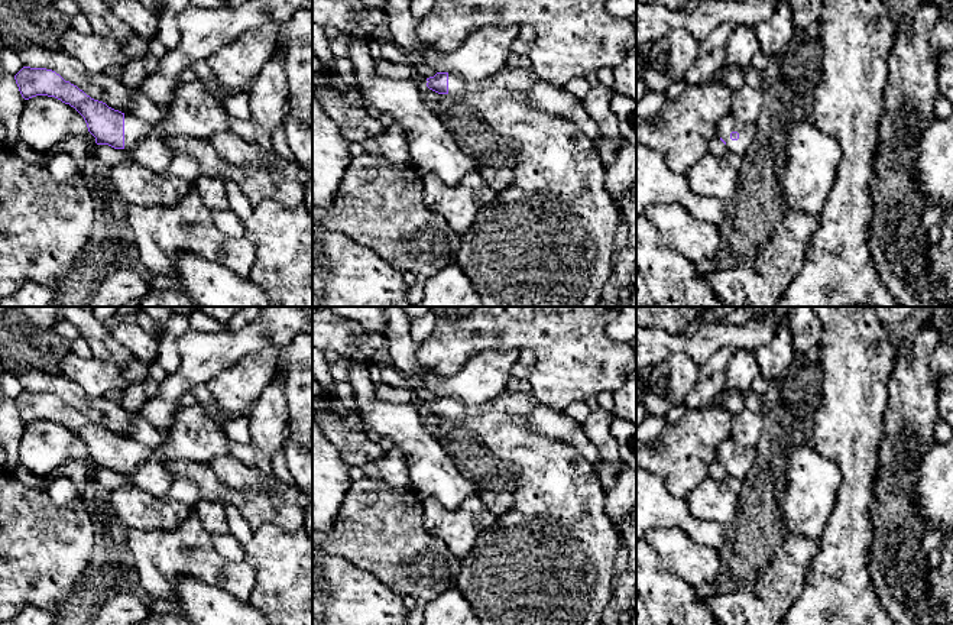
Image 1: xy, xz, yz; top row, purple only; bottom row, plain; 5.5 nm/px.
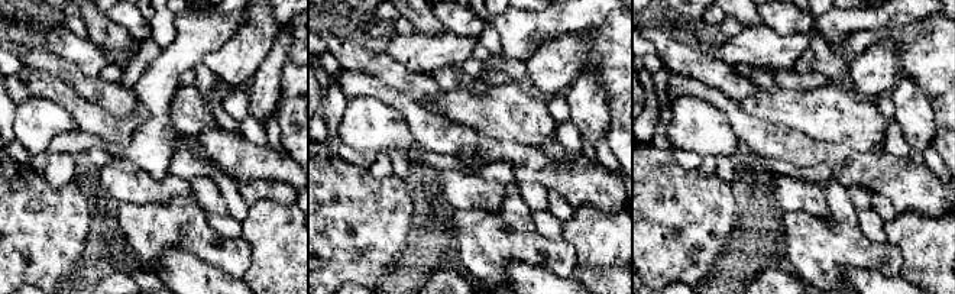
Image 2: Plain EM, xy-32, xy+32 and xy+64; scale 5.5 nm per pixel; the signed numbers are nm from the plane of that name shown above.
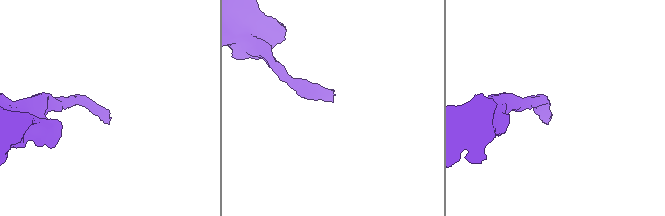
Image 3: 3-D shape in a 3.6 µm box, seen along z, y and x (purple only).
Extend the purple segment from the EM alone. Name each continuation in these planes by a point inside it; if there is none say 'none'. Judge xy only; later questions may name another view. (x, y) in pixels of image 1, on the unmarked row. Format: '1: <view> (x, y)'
1: xy (135, 453)

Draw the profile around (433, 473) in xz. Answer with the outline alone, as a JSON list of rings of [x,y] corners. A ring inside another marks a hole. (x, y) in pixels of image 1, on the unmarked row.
[[[353,362],[347,382],[359,407],[356,421],[372,427],[380,437],[392,438],[406,459],[409,489],[421,499],[434,498],[447,509],[458,509],[482,489],[454,466],[438,440],[425,428],[414,402],[395,404],[379,399],[369,375],[370,362]]]

